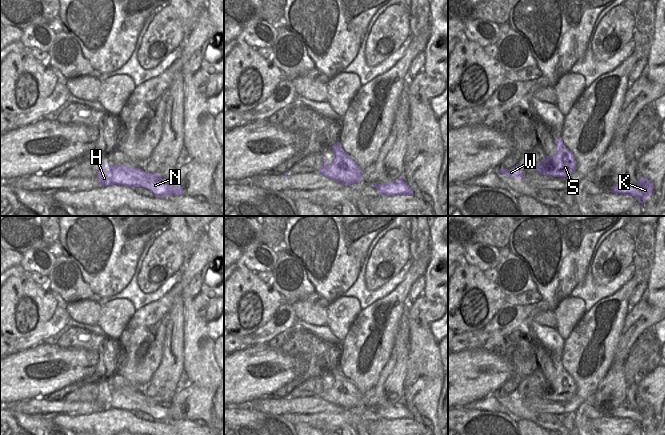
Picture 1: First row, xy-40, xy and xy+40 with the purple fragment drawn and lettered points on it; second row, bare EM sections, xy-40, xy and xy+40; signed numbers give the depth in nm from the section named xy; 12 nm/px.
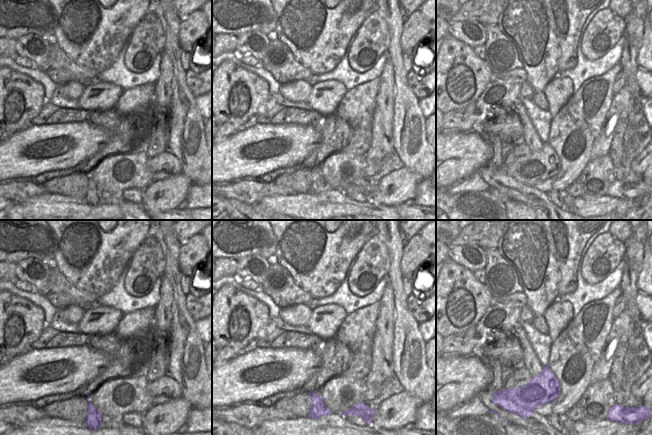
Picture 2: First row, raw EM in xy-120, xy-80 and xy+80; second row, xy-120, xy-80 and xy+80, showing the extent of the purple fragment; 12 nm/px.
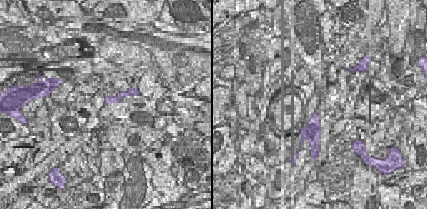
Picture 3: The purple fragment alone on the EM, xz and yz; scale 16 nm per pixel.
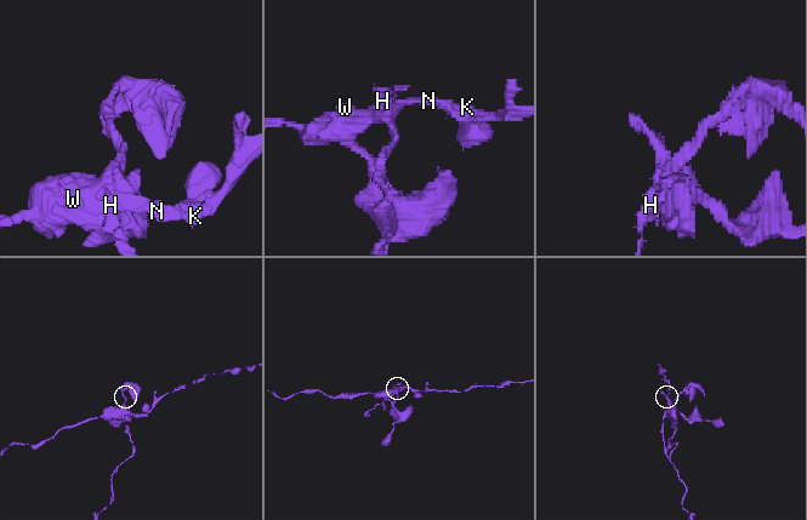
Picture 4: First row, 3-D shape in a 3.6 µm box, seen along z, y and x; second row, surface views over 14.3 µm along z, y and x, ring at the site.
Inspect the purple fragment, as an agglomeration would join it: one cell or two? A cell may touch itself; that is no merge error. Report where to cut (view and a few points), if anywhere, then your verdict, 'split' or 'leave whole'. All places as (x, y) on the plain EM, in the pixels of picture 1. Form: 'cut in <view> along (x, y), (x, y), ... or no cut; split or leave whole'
cut in xy-40 along (109, 391), (110, 400), (117, 408); split

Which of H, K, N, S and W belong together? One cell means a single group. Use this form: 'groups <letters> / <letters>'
groups H / K N S W

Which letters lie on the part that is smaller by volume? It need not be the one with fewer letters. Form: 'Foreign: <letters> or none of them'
Foreign: H

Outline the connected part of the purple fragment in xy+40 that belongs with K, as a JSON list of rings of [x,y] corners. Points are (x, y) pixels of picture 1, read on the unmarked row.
[[[625,401],[612,412],[612,417],[622,417],[624,419],[634,420],[641,428],[647,424],[647,421],[653,418],[653,408],[646,401],[640,401],[638,409],[632,409]]]

